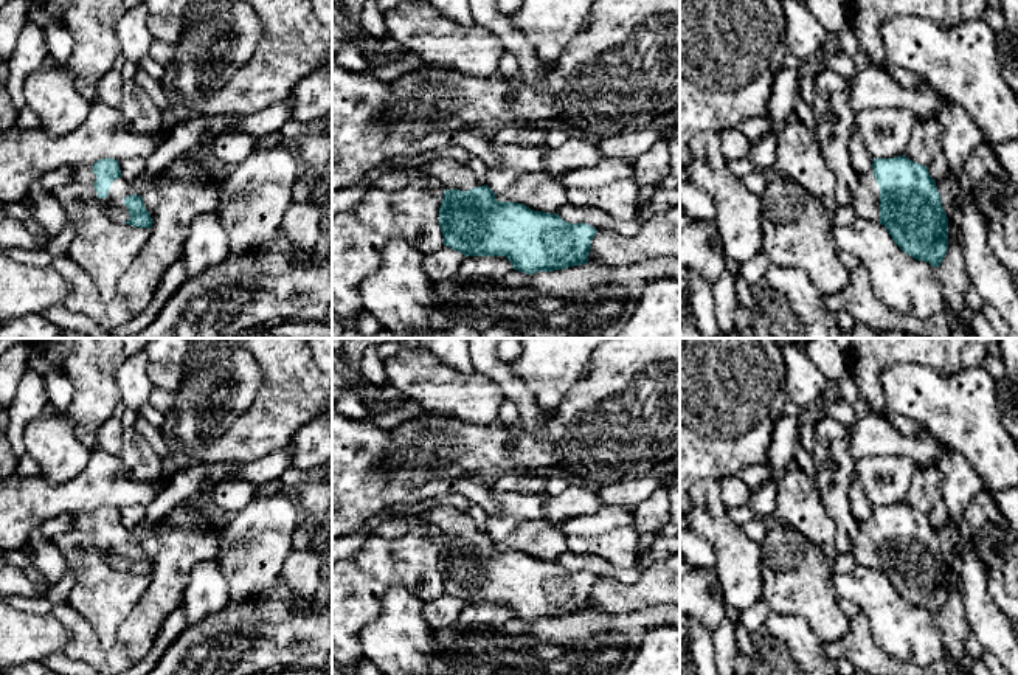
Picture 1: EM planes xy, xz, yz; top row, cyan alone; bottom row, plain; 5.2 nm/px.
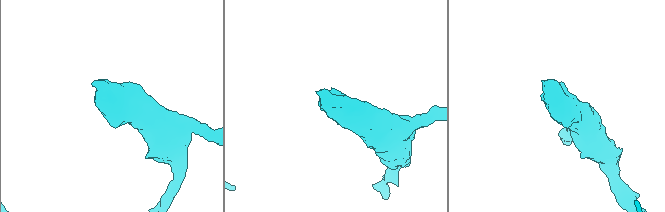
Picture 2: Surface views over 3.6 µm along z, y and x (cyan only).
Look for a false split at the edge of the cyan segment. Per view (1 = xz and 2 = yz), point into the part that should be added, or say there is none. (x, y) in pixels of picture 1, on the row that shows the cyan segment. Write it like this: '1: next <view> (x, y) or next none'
1: next xz (455, 176)
2: next yz (866, 194)

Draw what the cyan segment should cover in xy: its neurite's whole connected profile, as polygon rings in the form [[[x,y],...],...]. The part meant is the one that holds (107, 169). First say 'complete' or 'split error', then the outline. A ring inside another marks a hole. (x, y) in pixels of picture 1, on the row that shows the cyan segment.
split error | [[[102,158],[93,164],[79,164],[73,169],[73,182],[90,185],[106,216],[116,223],[138,228],[152,228],[151,213],[143,197],[137,196],[130,183],[123,178],[115,158]]]

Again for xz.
split error | [[[441,157],[408,171],[411,177],[436,177],[445,188],[439,208],[445,247],[464,256],[506,256],[514,270],[528,275],[588,264],[594,227],[498,202],[467,164],[453,158]]]

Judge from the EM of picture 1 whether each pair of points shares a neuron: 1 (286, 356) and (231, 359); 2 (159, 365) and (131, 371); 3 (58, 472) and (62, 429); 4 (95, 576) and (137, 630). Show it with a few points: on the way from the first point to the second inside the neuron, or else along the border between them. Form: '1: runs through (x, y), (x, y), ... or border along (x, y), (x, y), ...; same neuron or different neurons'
1: border along (250, 354), (261, 373), (261, 387), (256, 393); different neurons
2: border along (146, 354), (148, 377), (152, 387); different neurons
3: runs through (58, 461), (58, 439); same neuron
4: border along (146, 585), (118, 627), (117, 638), (106, 647); different neurons

